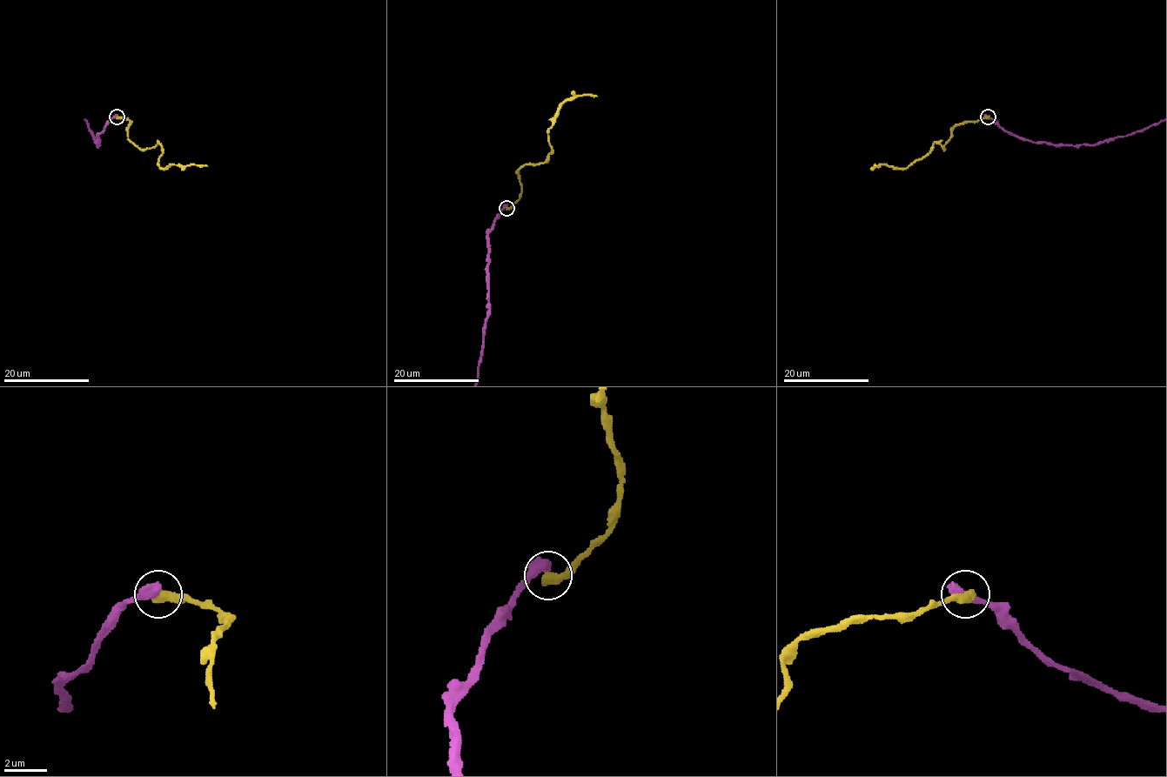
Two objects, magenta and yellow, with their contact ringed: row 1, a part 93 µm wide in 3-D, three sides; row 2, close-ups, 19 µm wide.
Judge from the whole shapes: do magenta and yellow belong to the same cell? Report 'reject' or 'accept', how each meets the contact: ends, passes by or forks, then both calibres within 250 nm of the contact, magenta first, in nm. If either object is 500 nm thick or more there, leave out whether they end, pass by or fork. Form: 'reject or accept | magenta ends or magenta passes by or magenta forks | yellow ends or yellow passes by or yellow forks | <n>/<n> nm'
reject | 550/500 nm

